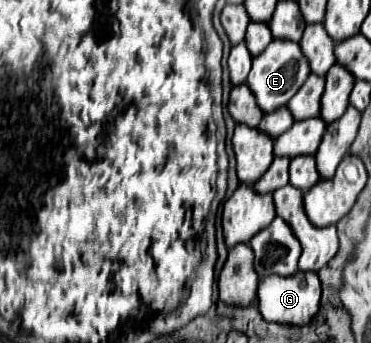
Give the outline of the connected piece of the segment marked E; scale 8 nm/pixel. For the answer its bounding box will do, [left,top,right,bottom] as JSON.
[246,41,310,113]

